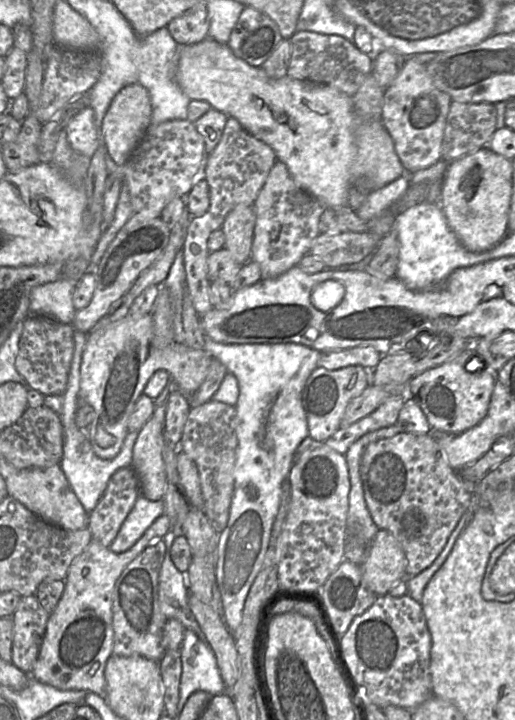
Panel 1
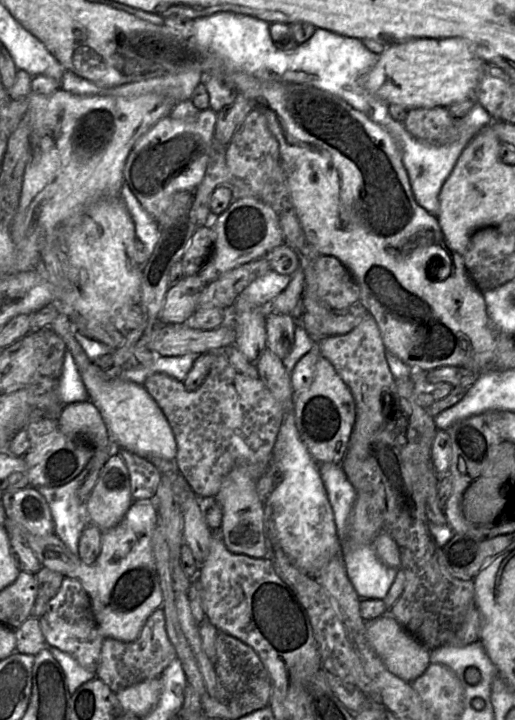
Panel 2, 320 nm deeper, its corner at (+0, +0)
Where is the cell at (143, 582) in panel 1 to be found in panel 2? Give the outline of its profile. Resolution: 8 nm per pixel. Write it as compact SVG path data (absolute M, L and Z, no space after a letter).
M161 607L150 615L136 640L122 642L113 638L105 638L96 676L113 692L117 693L146 680L161 676L176 656L175 647L169 640L166 630L165 612Z

